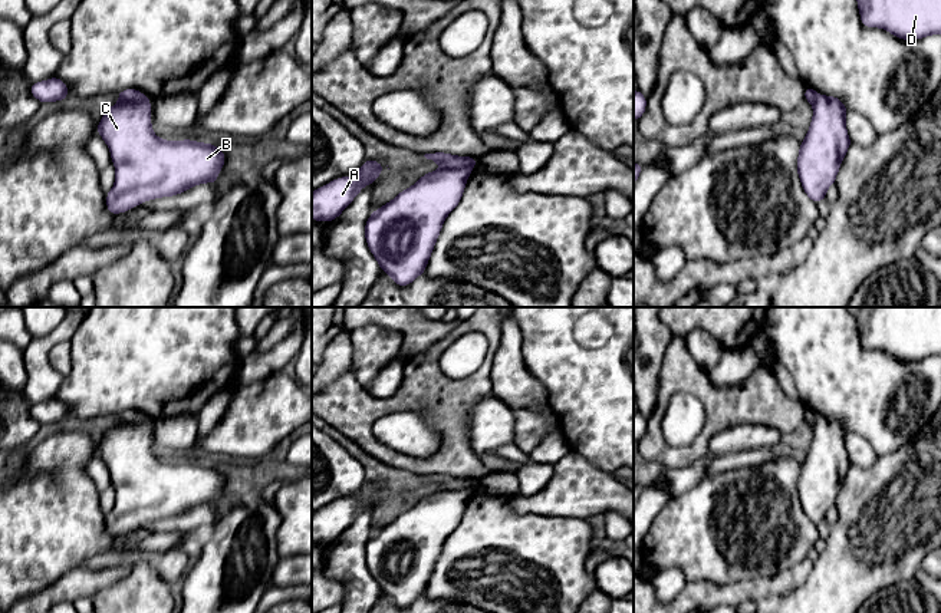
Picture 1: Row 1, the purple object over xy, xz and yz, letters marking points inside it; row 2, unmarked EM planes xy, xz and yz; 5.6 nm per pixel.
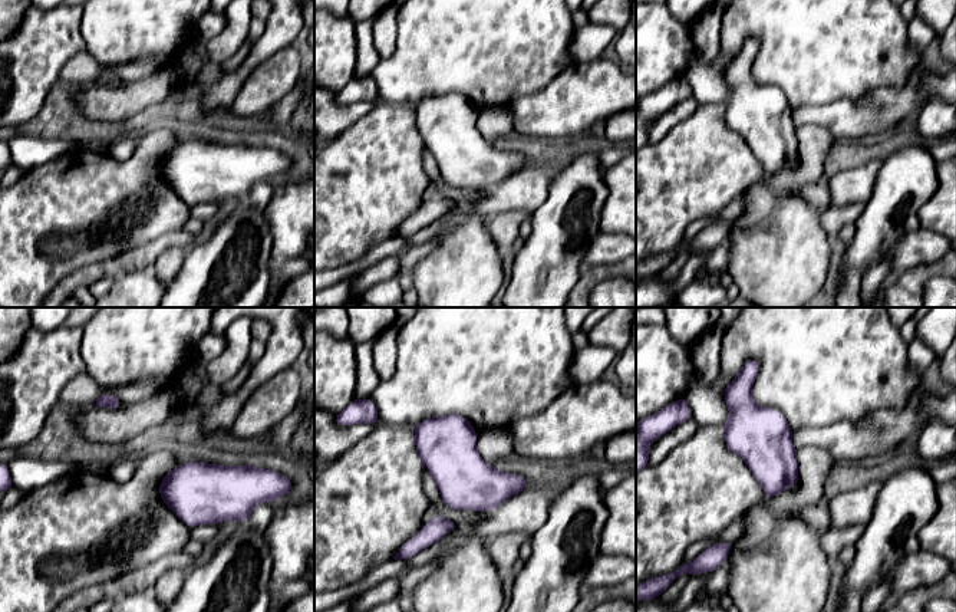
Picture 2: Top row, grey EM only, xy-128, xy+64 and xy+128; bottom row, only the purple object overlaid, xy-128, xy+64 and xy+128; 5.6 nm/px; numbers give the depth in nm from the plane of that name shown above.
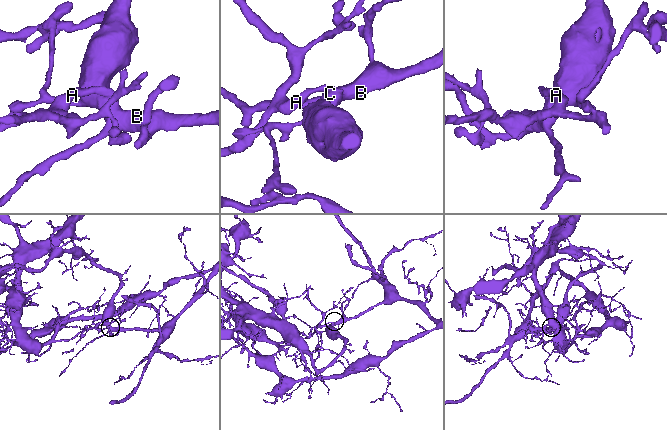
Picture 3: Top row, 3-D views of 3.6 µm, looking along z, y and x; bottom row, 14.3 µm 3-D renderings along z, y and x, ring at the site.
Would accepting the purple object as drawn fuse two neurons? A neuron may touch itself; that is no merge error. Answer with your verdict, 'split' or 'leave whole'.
split

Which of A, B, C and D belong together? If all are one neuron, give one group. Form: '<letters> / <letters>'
A / B C D

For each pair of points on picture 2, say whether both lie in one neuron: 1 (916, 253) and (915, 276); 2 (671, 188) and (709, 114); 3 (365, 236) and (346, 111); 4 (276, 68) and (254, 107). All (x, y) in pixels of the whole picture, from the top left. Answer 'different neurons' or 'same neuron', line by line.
1: different neurons
2: same neuron
3: different neurons
4: same neuron

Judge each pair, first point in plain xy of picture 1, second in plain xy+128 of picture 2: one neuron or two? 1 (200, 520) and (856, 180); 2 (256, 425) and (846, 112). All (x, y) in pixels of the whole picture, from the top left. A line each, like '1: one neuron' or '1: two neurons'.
1: one neuron
2: one neuron

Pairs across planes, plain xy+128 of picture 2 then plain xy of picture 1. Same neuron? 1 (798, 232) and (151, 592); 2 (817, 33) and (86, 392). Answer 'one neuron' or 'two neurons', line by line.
1: one neuron
2: one neuron

